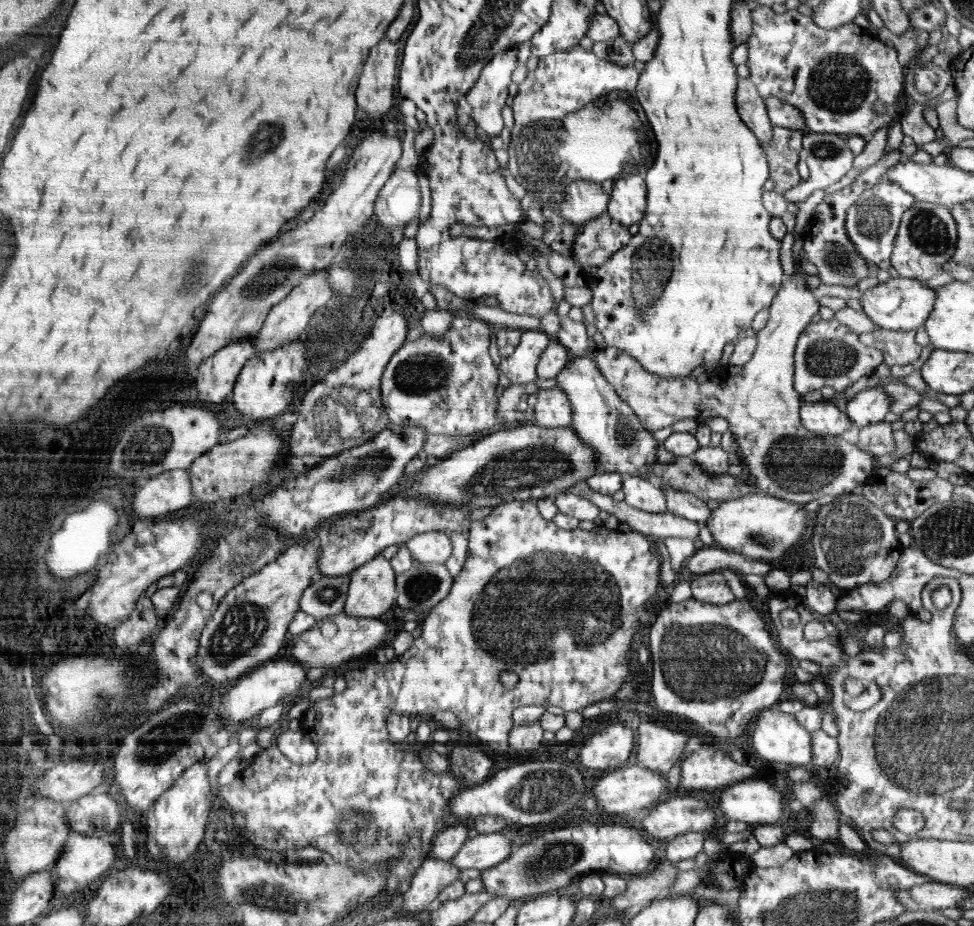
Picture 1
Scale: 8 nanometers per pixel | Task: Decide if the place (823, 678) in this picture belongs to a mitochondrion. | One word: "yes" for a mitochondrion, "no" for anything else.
no

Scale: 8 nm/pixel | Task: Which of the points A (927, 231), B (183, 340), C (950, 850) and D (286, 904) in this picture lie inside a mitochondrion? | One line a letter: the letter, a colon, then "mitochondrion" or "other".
A: mitochondrion
B: other
C: other
D: mitochondrion

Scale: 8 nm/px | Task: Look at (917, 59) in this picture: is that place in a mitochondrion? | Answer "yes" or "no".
no

